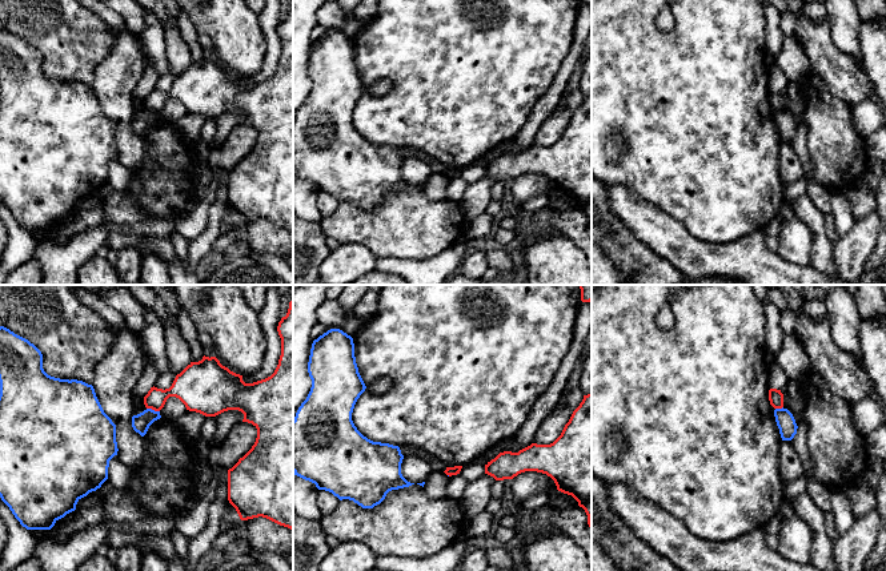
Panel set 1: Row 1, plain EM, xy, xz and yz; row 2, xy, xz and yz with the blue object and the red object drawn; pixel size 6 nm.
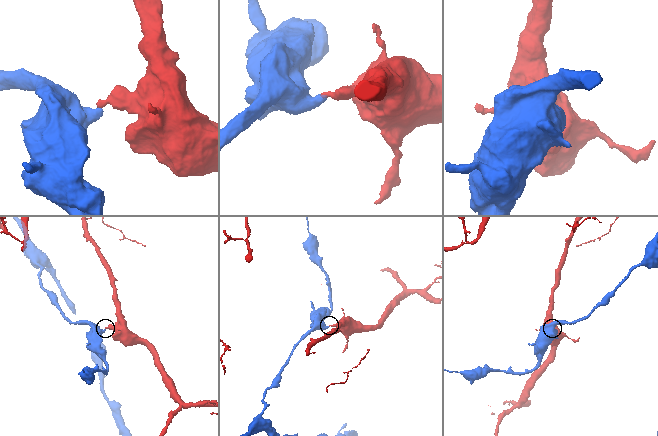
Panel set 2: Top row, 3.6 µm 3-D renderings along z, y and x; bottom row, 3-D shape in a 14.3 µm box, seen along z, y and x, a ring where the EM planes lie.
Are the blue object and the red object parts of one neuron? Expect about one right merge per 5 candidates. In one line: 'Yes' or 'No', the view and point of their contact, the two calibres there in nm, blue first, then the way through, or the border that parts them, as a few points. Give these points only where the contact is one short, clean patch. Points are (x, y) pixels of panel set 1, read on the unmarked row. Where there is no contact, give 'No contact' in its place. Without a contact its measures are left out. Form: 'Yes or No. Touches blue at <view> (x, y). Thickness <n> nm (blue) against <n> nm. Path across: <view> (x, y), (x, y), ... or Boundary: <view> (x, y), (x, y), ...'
No. Touches blue at xy (153, 112). Thickness 110 nm (blue) against 180 nm. Boundary: xy (147, 109), (159, 113)

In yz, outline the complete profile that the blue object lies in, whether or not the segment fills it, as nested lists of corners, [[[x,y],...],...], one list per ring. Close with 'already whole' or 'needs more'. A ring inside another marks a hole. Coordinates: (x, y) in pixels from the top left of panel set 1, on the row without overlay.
[[[782,109],[774,112],[774,118],[782,142],[791,142],[797,136],[797,130],[798,130],[793,116],[787,110]]]; already whole

